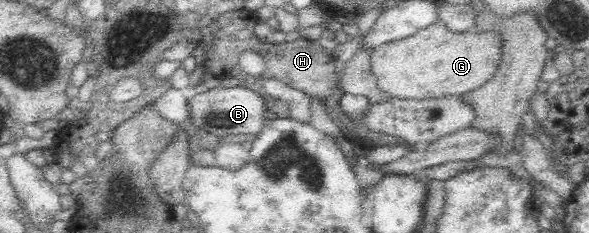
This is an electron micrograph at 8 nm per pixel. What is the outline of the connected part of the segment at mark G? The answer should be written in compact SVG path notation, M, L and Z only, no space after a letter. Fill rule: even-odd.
M436 21L410 37L373 49L370 67L377 86L389 97L422 100L461 96L490 81L501 60L501 47L501 37L495 31L454 33Z

